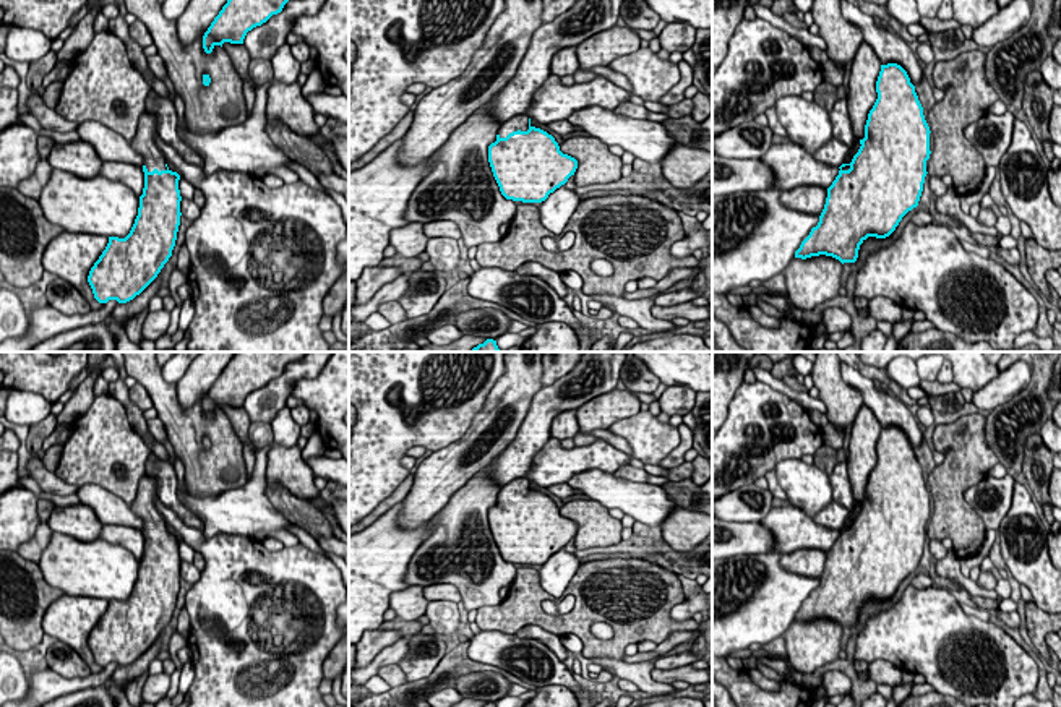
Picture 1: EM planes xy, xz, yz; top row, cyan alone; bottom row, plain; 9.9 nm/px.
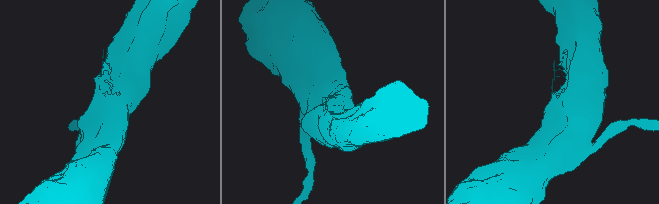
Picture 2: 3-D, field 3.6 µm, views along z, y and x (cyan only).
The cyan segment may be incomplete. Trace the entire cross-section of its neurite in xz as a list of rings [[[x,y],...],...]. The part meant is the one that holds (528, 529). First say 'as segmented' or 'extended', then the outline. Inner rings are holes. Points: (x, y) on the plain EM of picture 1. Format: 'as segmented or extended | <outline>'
extended | [[[526,477],[501,486],[488,525],[501,558],[522,566],[545,564],[578,532],[578,524],[563,517],[552,498],[532,490]]]

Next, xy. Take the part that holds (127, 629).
extended | [[[144,473],[131,504],[131,511],[144,522],[144,551],[130,597],[125,602],[109,600],[89,634],[88,645],[99,666],[133,663],[172,619],[182,579],[180,538],[165,529],[156,498],[156,478]]]

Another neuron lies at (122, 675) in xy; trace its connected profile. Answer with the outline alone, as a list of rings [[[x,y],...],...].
[[[157,637],[157,641],[140,658],[127,666],[118,666],[110,676],[112,683],[123,692],[123,686],[127,683],[148,671],[151,662],[157,658],[161,649],[162,637]]]

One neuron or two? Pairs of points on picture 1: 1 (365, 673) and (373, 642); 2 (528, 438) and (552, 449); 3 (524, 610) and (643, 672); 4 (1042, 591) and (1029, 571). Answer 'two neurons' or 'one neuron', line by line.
1: two neurons
2: two neurons
3: two neurons
4: one neuron

